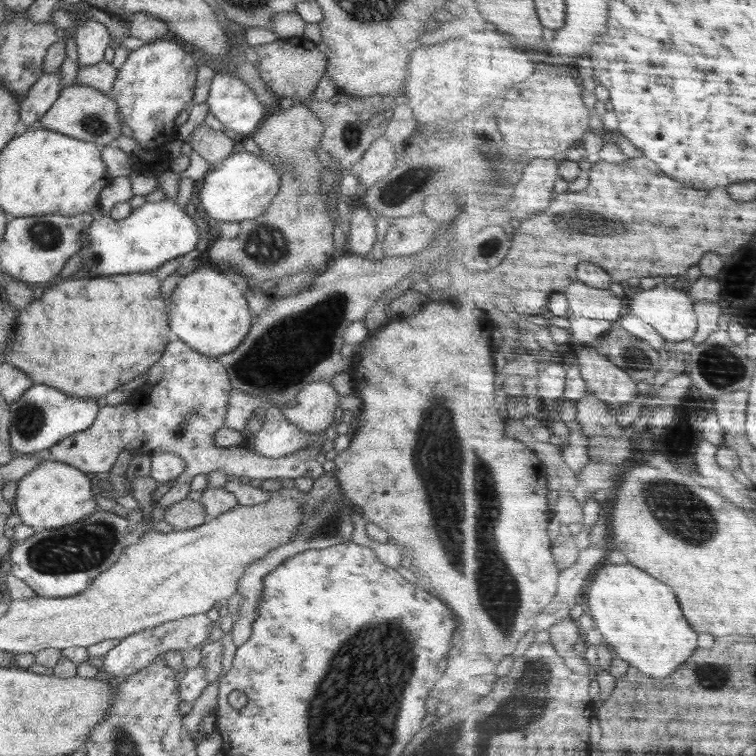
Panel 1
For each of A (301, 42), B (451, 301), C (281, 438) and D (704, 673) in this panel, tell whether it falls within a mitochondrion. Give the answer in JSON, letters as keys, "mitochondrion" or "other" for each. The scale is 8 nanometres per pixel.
{"A":"other","B":"other","C":"other","D":"mitochondrion"}

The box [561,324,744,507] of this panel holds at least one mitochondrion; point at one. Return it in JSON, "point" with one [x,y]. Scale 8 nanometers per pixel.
{"point":[635,358]}

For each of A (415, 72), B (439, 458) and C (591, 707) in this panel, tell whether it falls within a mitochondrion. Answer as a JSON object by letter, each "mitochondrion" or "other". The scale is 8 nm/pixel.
{"A":"other","B":"mitochondrion","C":"other"}

